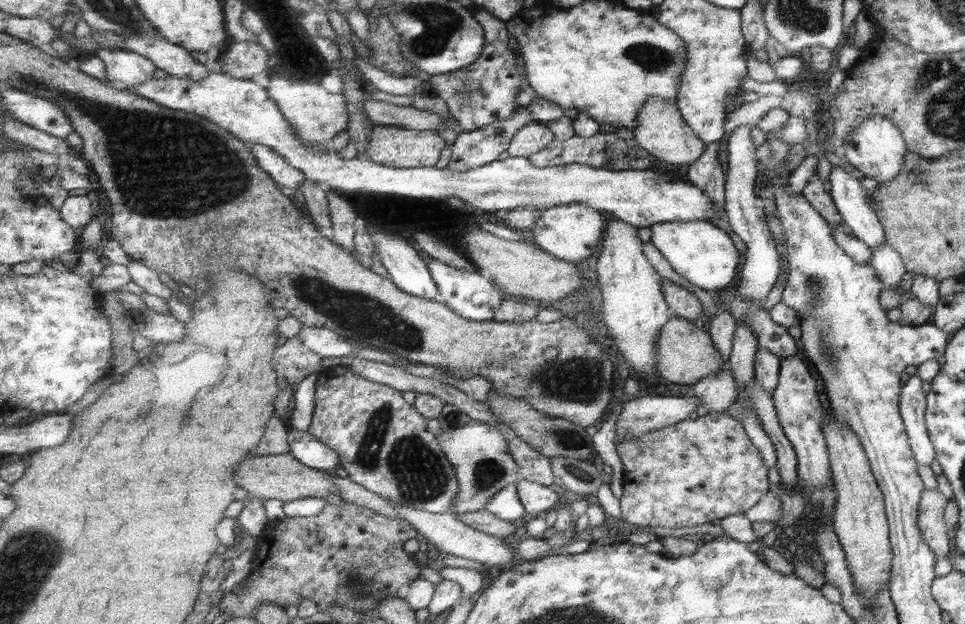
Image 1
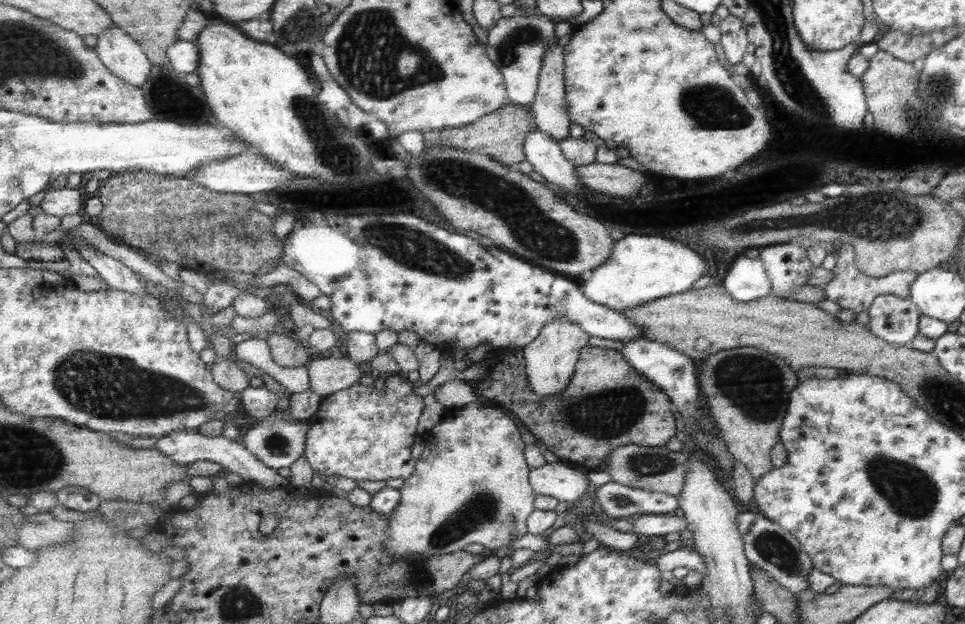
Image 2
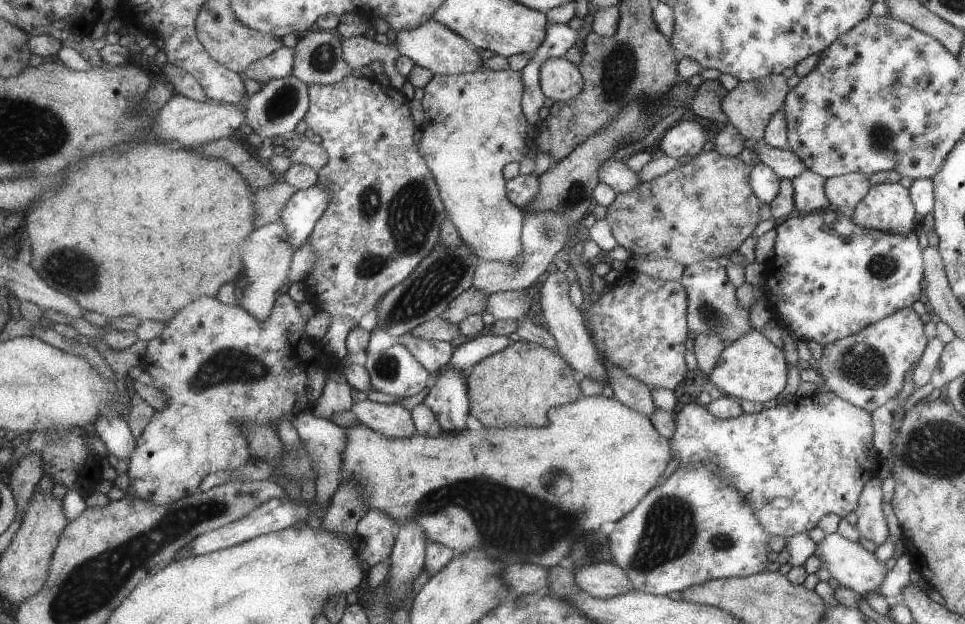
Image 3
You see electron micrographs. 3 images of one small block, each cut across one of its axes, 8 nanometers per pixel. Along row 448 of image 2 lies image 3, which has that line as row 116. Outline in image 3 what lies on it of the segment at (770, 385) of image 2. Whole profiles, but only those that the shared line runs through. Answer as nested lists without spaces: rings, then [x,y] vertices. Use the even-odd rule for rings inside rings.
[[[765,76],[753,82],[739,82],[731,92],[725,94],[721,102],[721,110],[727,114],[729,124],[733,124],[739,134],[749,142],[759,142],[765,138],[765,128],[771,122],[771,116],[783,108],[785,98],[789,96],[789,88],[785,84],[785,76]]]

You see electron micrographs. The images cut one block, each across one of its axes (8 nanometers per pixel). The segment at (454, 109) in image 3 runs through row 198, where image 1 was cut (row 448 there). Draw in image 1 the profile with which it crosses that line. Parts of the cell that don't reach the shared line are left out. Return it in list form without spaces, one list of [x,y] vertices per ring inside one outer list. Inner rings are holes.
[[[471,420],[471,424],[465,428],[441,434],[439,442],[449,456],[449,462],[453,462],[457,468],[457,478],[461,480],[461,494],[455,508],[451,510],[455,516],[487,508],[489,500],[493,500],[501,490],[521,480],[521,466],[517,464],[517,458],[511,452],[511,444],[499,426],[495,428],[485,422]]]

